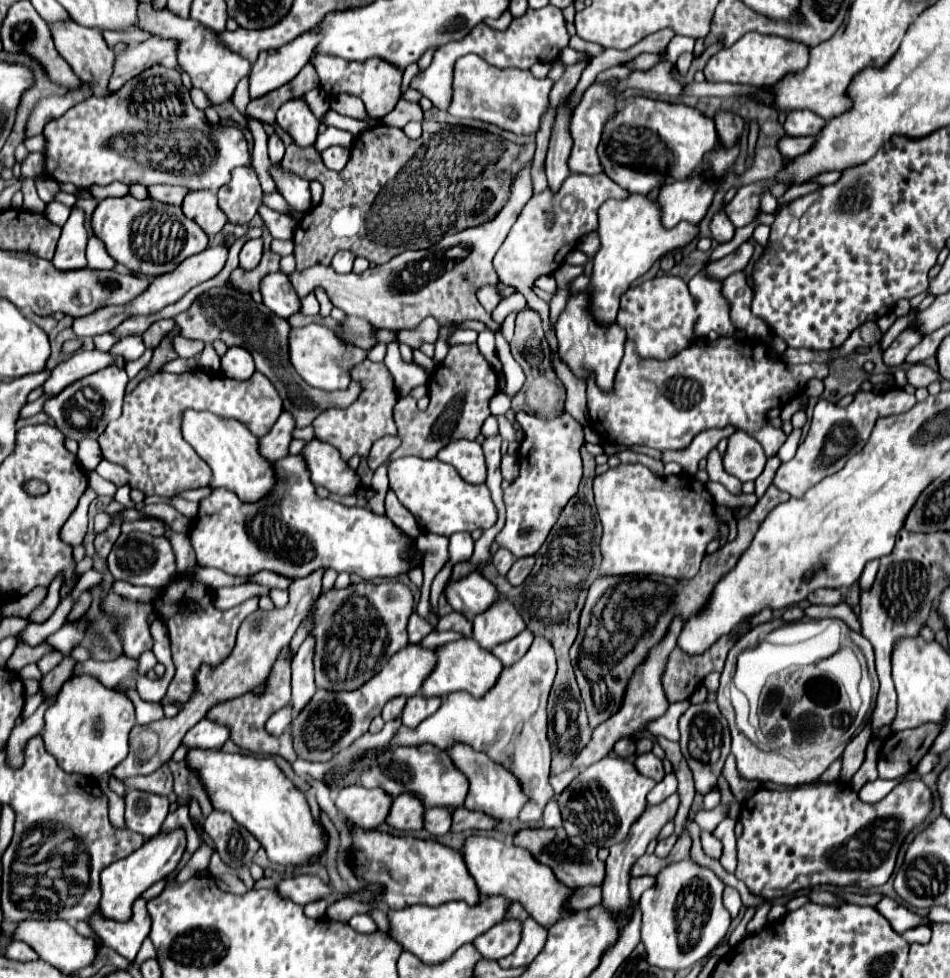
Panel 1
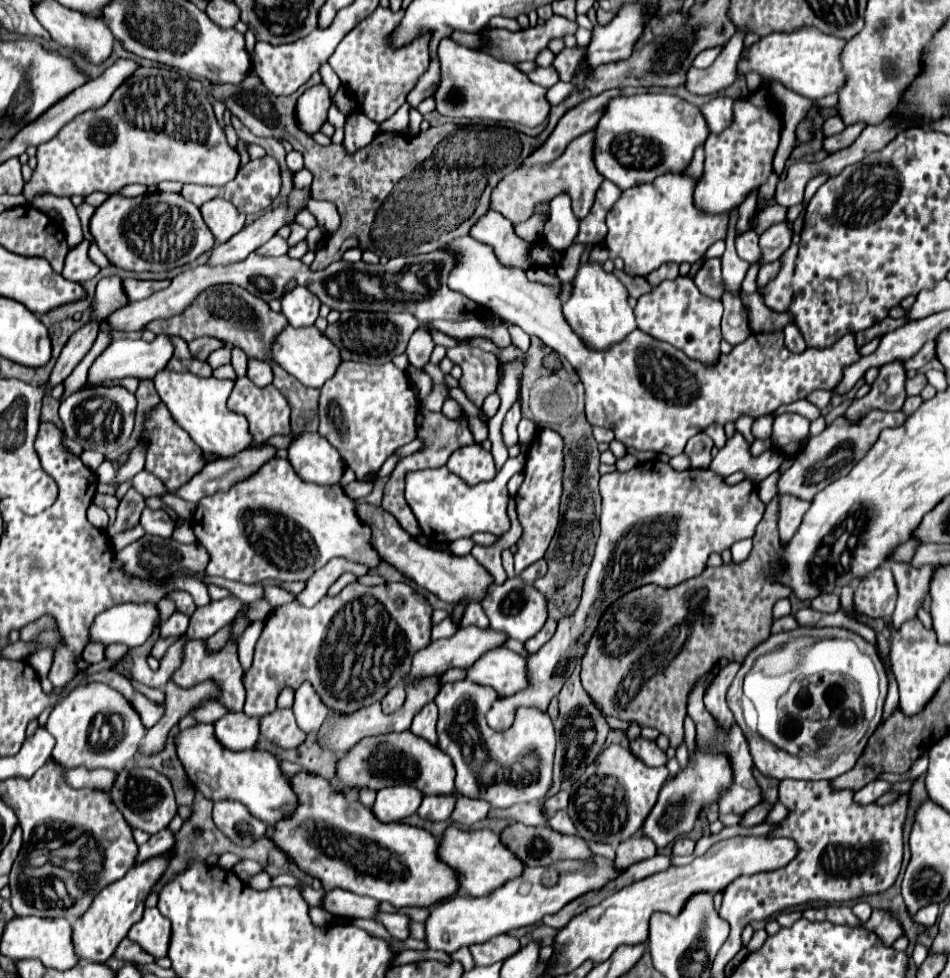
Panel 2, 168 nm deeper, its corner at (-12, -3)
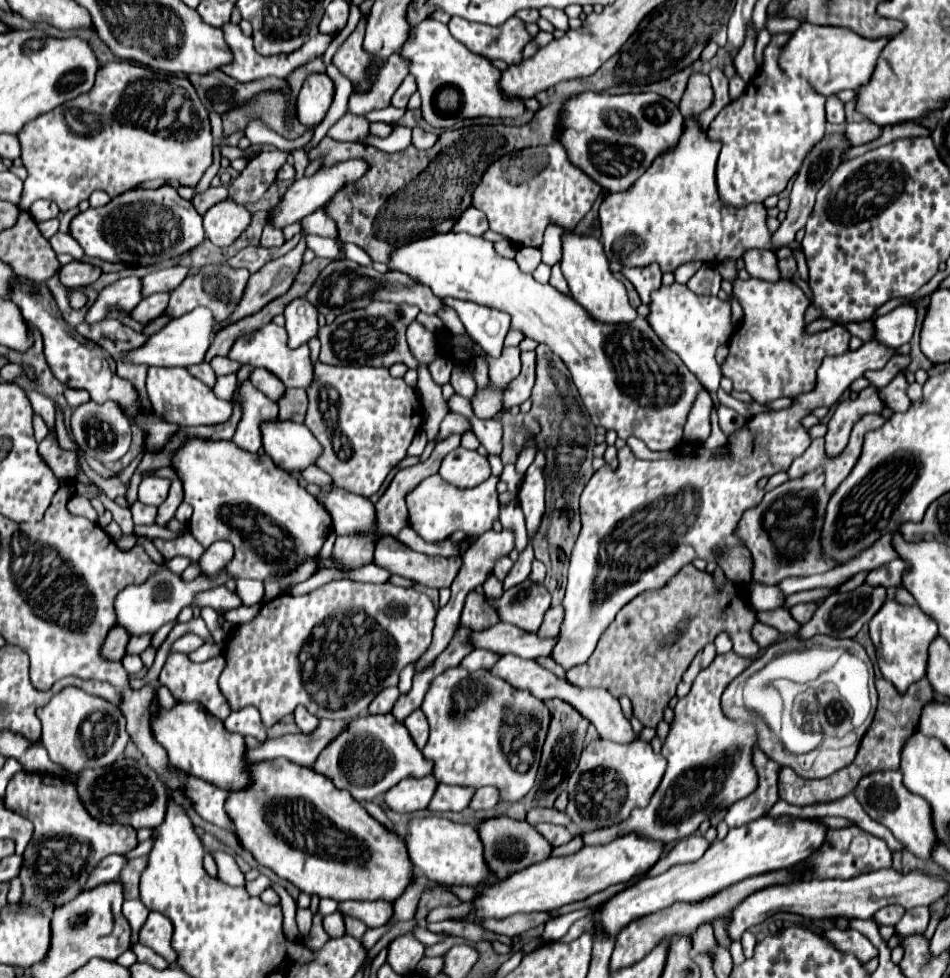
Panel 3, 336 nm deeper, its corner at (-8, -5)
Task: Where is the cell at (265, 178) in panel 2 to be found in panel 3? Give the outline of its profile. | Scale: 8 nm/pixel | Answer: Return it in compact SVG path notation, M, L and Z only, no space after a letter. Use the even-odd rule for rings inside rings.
M264 150L254 158L230 186L230 200L238 204L256 202L276 180L276 172L288 160L288 150Z

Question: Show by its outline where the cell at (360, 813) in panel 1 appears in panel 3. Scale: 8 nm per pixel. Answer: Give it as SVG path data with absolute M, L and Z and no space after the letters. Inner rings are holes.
M434 776L406 778L384 794L384 802L394 812L418 812L428 806L432 794L436 792L436 786L438 782Z

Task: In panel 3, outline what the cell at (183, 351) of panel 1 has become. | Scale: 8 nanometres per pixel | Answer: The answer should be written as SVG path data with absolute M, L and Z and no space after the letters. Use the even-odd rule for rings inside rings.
M216 356L216 358L210 362L210 366L214 368L216 376L226 376L226 374L236 374L242 364L240 364L240 362L234 362L234 360L226 358L226 356Z

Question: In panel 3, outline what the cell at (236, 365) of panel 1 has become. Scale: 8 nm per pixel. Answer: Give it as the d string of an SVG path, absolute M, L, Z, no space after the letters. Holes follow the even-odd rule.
M256 368L250 376L250 382L254 384L254 388L262 390L262 394L266 394L272 402L278 402L284 396L284 390L286 390L282 386L282 382L272 372L268 372L264 368Z

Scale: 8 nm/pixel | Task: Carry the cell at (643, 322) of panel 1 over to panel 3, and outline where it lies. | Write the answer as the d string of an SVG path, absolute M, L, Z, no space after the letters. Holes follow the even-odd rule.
M674 282L670 286L662 286L660 290L656 290L656 294L652 294L648 322L664 340L664 344L682 358L682 362L702 382L702 386L708 392L716 394L722 372L714 360L714 354L720 344L728 342L734 328L730 300L720 300L718 296L698 296L686 286Z

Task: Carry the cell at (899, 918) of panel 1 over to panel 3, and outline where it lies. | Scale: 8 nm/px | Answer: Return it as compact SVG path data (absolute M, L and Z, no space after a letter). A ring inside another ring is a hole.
M830 928L830 930L824 930L822 936L832 946L836 946L840 952L846 952L846 954L850 952L860 962L868 962L868 960L872 960L872 958L878 956L878 950L872 946L872 942L866 936L862 936L860 932L856 932L856 930L842 932L838 928Z

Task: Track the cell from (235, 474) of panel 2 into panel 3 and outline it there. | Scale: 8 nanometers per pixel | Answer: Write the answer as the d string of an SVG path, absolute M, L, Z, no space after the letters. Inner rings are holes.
M174 480L172 486L170 486L168 498L158 506L158 516L156 516L156 524L158 524L158 526L166 526L166 524L174 518L174 512L176 512L176 508L180 506L182 498L184 498L182 484L180 484L180 480Z

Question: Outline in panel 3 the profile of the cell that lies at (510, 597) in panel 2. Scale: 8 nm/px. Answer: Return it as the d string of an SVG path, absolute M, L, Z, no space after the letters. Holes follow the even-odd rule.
M532 580L506 590L502 598L492 602L502 622L514 624L522 630L536 632L542 624L544 612L550 608L550 592Z

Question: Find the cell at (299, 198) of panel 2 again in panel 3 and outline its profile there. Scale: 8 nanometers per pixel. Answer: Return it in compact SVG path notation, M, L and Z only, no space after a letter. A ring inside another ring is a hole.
M354 158L354 160L346 160L346 162L336 162L336 164L332 164L332 166L324 166L324 168L320 168L320 170L318 170L316 174L312 174L312 176L304 176L304 178L300 178L300 180L294 180L294 182L288 186L288 190L284 192L284 198L282 198L282 202L280 202L278 210L276 210L276 216L274 216L274 220L272 220L274 226L276 226L276 228L284 228L284 226L288 226L288 224L292 224L292 222L296 222L296 220L302 220L304 216L316 212L318 208L322 208L324 204L328 204L330 198L332 198L340 188L344 188L344 186L348 186L348 184L360 180L366 172L368 172L368 164L364 164L362 158Z

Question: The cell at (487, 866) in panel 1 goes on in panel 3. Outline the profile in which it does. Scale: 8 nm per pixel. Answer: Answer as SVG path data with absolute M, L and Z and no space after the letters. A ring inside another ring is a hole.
M440 816L412 818L406 832L406 848L414 870L440 884L458 886L478 886L482 880L492 876L482 856L482 842L476 830L468 824L456 824Z

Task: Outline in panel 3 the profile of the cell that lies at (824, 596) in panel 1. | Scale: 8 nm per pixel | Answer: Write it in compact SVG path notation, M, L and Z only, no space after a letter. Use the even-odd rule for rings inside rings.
M808 602L808 604L796 604L790 608L790 614L792 618L796 618L796 622L808 622L814 614L814 610L818 608L818 602Z

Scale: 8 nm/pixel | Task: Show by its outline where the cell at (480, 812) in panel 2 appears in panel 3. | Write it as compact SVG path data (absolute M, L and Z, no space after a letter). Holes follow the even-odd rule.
M484 786L484 788L478 788L472 802L470 802L470 808L474 810L482 810L482 808L494 808L500 800L500 792L496 790L496 786Z

